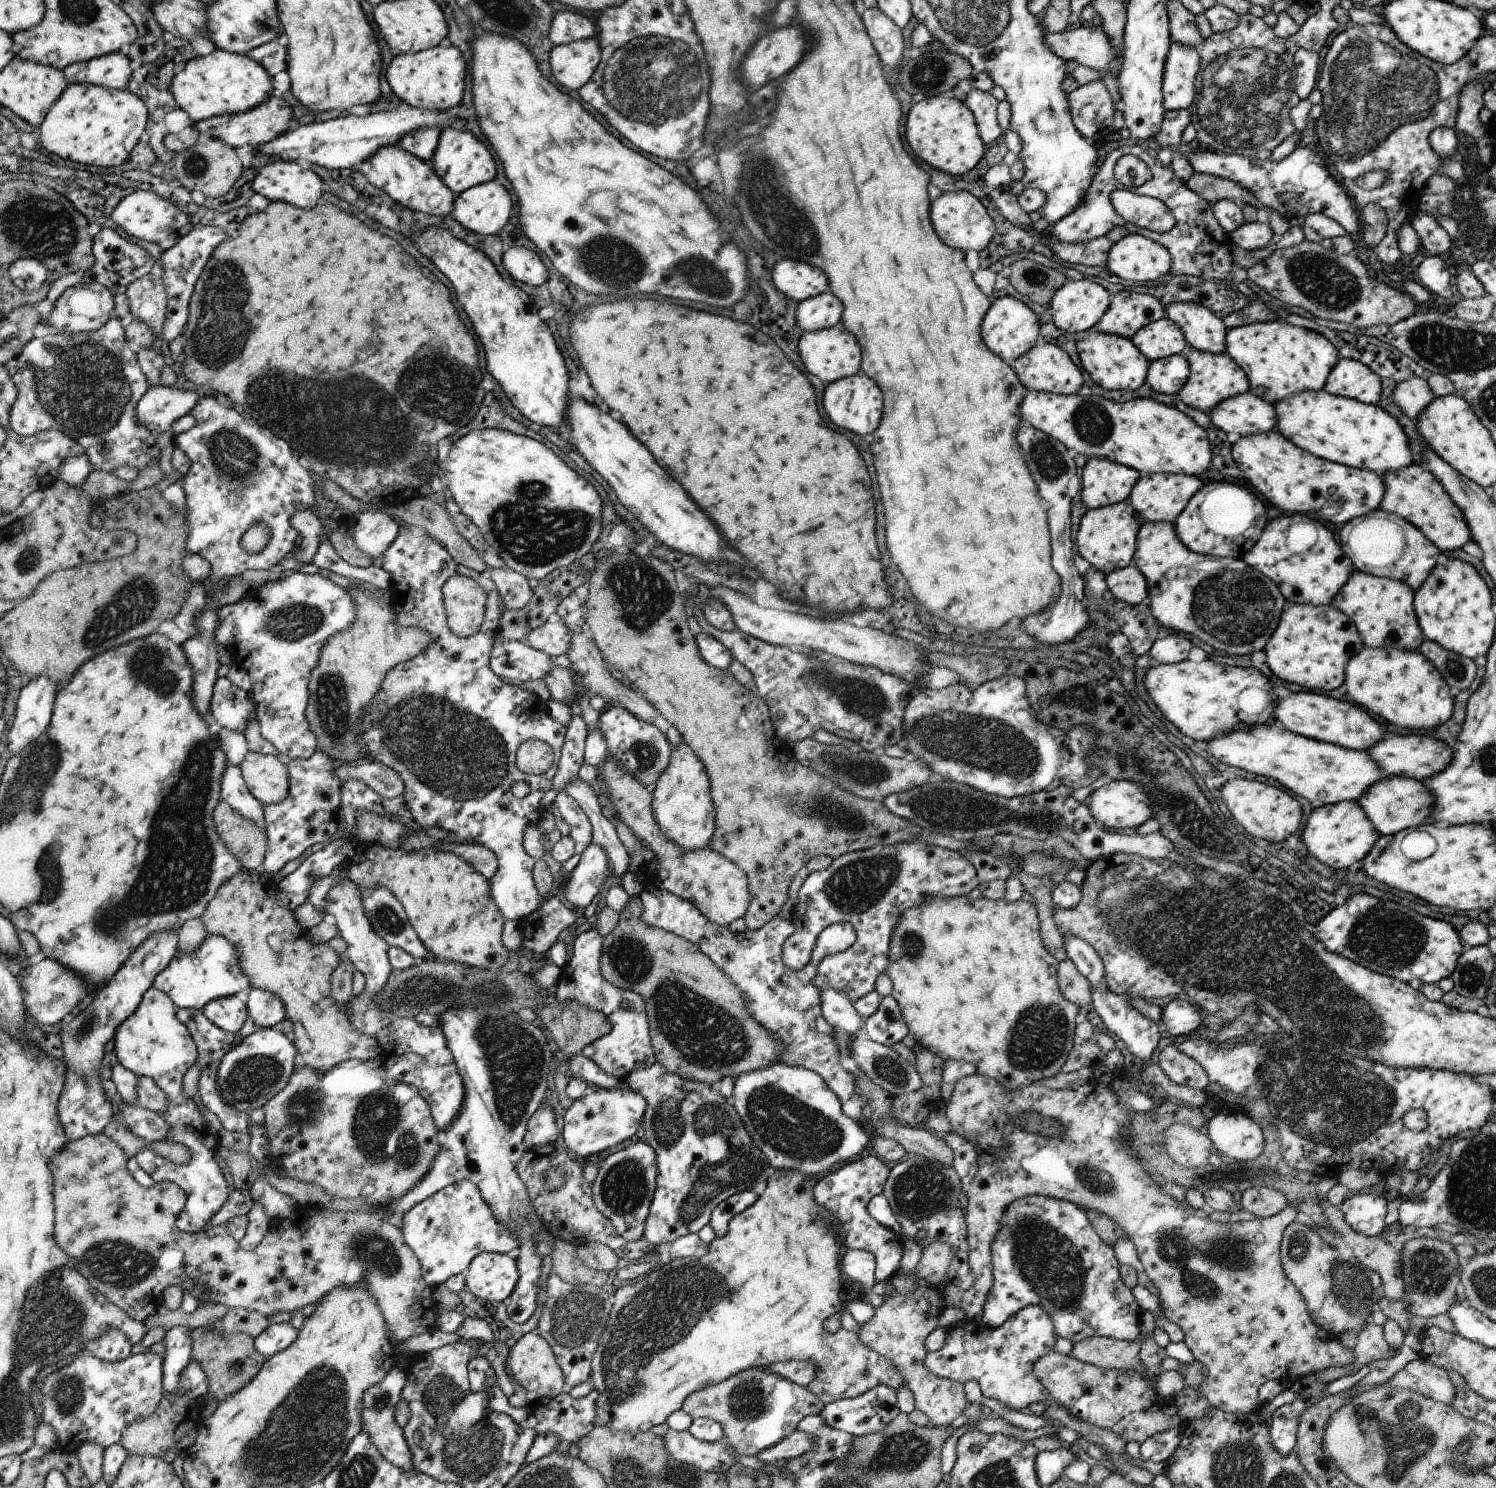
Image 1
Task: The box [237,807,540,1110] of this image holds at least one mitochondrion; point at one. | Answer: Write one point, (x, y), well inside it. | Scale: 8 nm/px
(427, 988)

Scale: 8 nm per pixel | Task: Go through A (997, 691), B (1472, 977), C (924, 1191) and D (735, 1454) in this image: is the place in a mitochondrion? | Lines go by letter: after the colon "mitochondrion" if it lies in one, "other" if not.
A: other
B: mitochondrion
C: mitochondrion
D: other

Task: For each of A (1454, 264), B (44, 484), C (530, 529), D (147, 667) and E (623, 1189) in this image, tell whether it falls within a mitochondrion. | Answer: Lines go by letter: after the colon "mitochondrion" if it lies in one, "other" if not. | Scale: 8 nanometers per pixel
A: other
B: other
C: mitochondrion
D: mitochondrion
E: mitochondrion

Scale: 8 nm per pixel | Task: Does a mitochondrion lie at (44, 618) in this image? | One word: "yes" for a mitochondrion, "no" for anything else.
no

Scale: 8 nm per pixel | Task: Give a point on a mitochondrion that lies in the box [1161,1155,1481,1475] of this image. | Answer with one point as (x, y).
(1352, 1288)

